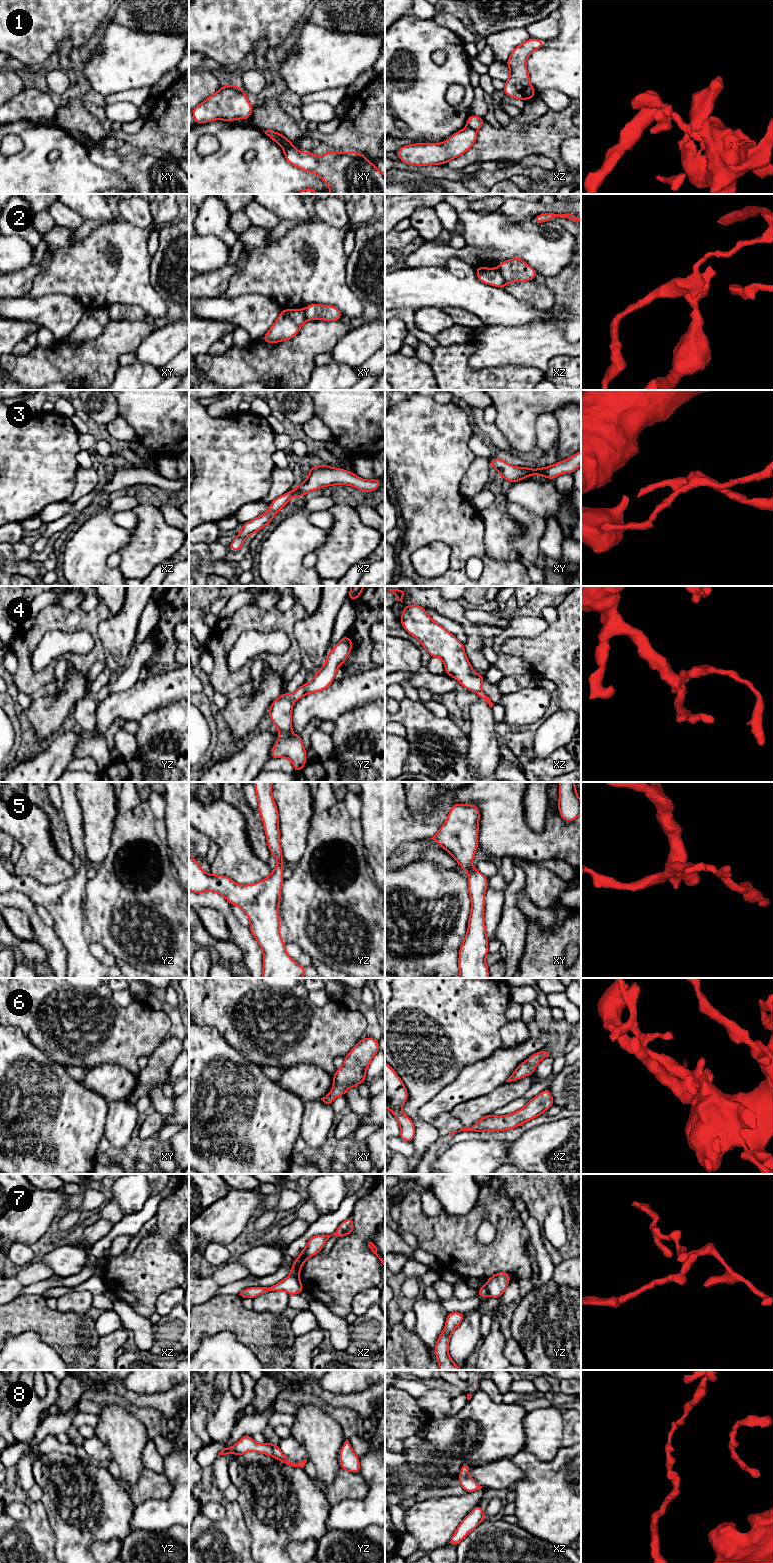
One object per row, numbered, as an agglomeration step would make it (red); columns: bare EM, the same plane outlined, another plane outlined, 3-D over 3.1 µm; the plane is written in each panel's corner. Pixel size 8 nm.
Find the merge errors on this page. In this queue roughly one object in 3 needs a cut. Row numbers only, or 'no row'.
1, 2, 7

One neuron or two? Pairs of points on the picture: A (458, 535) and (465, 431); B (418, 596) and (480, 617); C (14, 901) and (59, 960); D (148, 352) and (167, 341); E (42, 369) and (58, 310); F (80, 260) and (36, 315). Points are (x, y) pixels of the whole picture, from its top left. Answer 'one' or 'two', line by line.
A: one
B: two
C: one
D: one
E: two
F: two

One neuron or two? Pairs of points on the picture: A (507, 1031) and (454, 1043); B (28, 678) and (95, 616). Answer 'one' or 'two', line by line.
A: two
B: one

